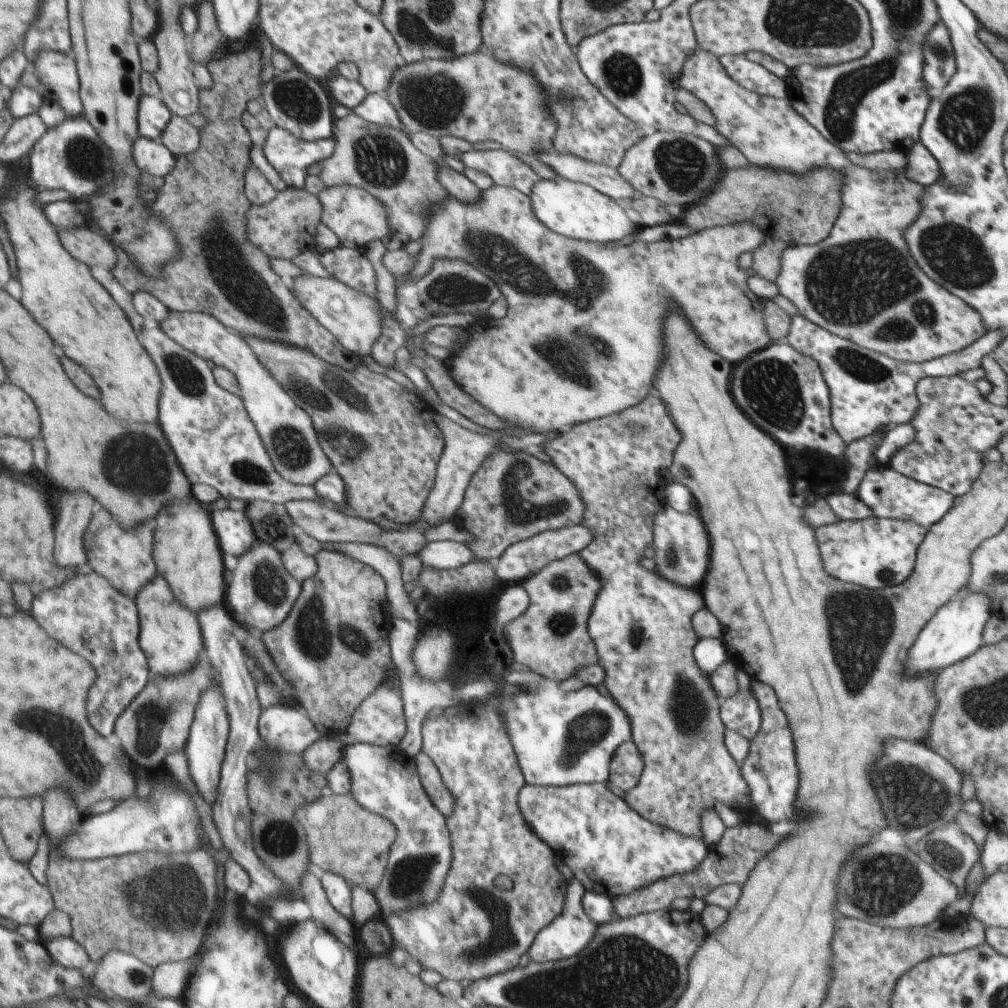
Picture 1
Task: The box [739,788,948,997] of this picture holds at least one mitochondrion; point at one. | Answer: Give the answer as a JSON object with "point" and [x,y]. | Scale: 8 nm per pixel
{"point":[883,885]}

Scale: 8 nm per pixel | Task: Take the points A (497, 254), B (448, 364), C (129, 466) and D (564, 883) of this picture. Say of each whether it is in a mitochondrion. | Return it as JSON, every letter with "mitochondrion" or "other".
{"A":"mitochondrion","B":"other","C":"mitochondrion","D":"other"}

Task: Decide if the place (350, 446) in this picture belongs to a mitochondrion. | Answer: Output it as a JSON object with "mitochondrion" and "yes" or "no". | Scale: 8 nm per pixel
{"mitochondrion":"yes"}

